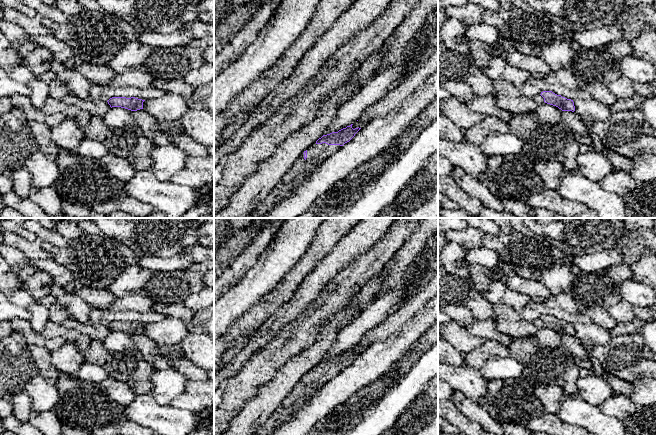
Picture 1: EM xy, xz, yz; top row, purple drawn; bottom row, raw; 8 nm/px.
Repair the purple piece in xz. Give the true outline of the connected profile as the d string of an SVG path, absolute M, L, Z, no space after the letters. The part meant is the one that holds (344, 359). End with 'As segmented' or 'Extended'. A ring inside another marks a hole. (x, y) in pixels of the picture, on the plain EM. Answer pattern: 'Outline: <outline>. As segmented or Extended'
Outline: M347 350L338 356L332 356L323 359L308 374L304 375L302 380L295 386L290 395L288 395L282 404L276 409L272 417L277 420L280 417L287 417L290 407L305 399L312 391L317 389L334 378L341 370L349 366L361 352L352 352Z. Extended

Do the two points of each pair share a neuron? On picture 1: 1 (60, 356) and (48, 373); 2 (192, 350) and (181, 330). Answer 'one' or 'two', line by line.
1: two
2: two

